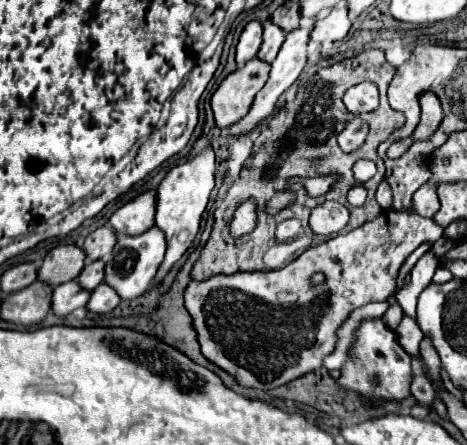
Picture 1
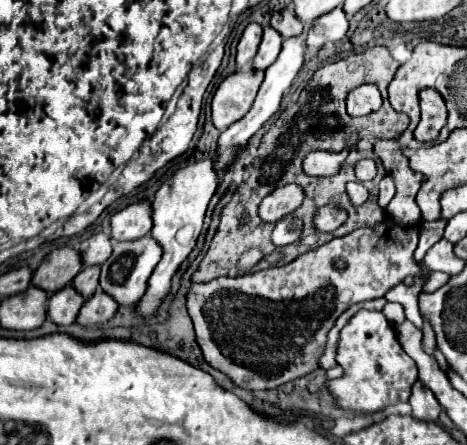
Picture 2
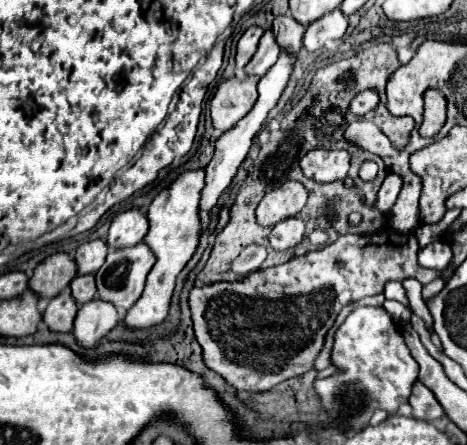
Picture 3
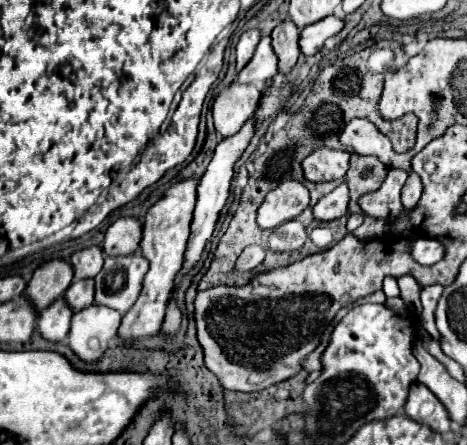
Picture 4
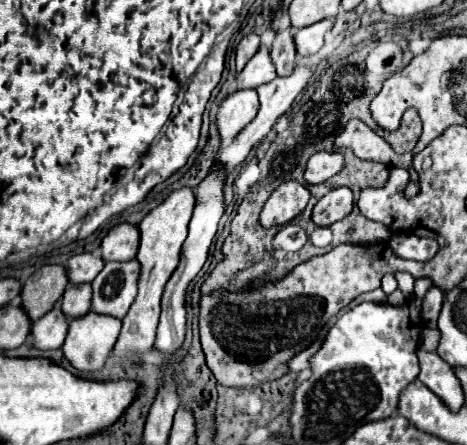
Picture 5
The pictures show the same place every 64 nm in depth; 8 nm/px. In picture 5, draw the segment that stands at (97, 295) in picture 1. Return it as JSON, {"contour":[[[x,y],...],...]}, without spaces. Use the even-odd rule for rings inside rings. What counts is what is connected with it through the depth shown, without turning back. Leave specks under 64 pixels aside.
{"contour":[[[88,312],[80,316],[80,320],[70,320],[70,330],[62,350],[74,368],[86,372],[98,370],[114,348],[118,332],[120,320],[116,320],[116,316]]]}

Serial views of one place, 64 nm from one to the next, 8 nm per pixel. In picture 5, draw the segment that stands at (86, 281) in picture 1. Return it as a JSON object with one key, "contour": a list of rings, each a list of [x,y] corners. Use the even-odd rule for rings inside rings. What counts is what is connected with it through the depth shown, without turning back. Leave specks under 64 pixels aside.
{"contour":[[[70,284],[62,296],[62,312],[68,318],[84,316],[92,304],[92,286],[90,284]]]}

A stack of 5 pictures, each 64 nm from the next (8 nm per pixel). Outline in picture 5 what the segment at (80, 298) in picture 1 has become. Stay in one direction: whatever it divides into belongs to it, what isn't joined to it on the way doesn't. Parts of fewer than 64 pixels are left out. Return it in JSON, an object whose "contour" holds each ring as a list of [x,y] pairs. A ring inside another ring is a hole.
{"contour":[[[60,302],[40,320],[32,322],[34,346],[40,350],[60,348],[66,340],[66,332],[68,332],[68,318],[64,316],[64,312],[60,312]]]}

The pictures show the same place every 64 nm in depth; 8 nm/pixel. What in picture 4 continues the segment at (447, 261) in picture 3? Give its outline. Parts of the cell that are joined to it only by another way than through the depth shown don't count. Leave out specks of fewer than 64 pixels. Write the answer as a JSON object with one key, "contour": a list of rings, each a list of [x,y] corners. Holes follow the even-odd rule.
{"contour":[[[410,238],[412,242],[412,258],[422,266],[434,266],[444,258],[446,248],[438,240],[430,238]]]}

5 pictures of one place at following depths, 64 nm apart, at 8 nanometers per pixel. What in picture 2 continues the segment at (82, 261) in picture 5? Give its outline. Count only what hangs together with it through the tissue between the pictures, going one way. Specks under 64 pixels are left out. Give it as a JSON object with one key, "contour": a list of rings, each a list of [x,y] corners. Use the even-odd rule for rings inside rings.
{"contour":[[[96,232],[88,240],[84,240],[84,244],[80,244],[80,256],[88,266],[102,264],[104,260],[110,258],[110,254],[112,254],[112,238],[104,232]]]}

